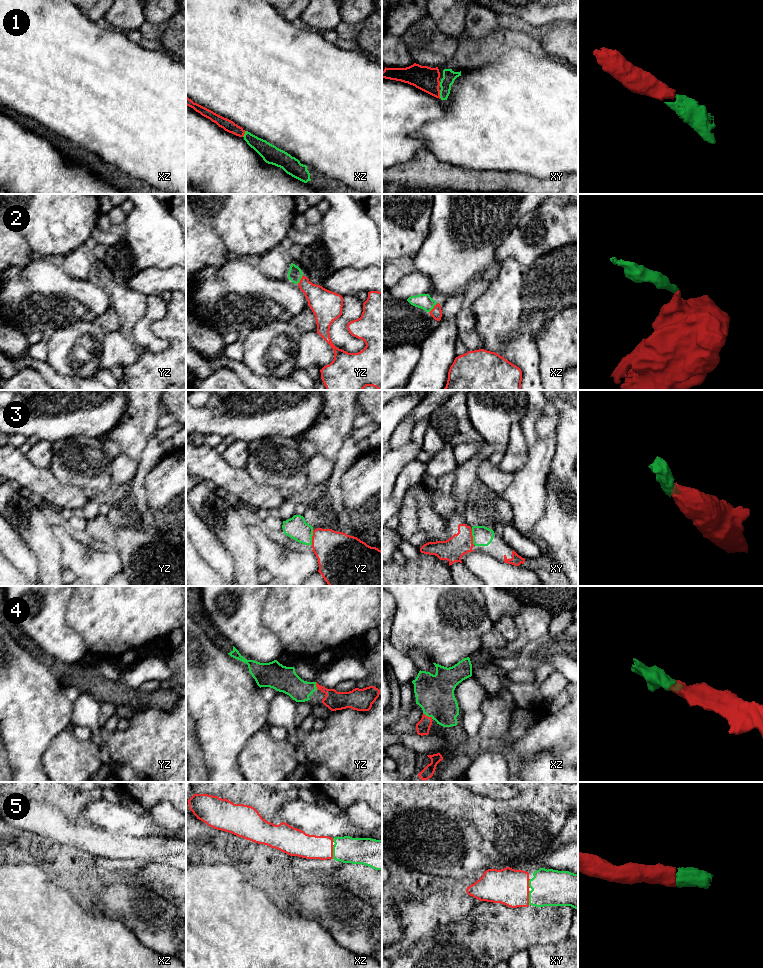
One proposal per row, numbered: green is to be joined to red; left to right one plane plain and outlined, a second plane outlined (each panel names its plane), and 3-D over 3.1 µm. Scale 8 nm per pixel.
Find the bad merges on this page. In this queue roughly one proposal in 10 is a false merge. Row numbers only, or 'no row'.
no row

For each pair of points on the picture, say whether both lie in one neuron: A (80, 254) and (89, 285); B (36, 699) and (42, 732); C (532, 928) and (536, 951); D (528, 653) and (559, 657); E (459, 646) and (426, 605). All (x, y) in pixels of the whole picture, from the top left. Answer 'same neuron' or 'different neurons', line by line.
A: different neurons
B: same neuron
C: different neurons
D: same neuron
E: same neuron

